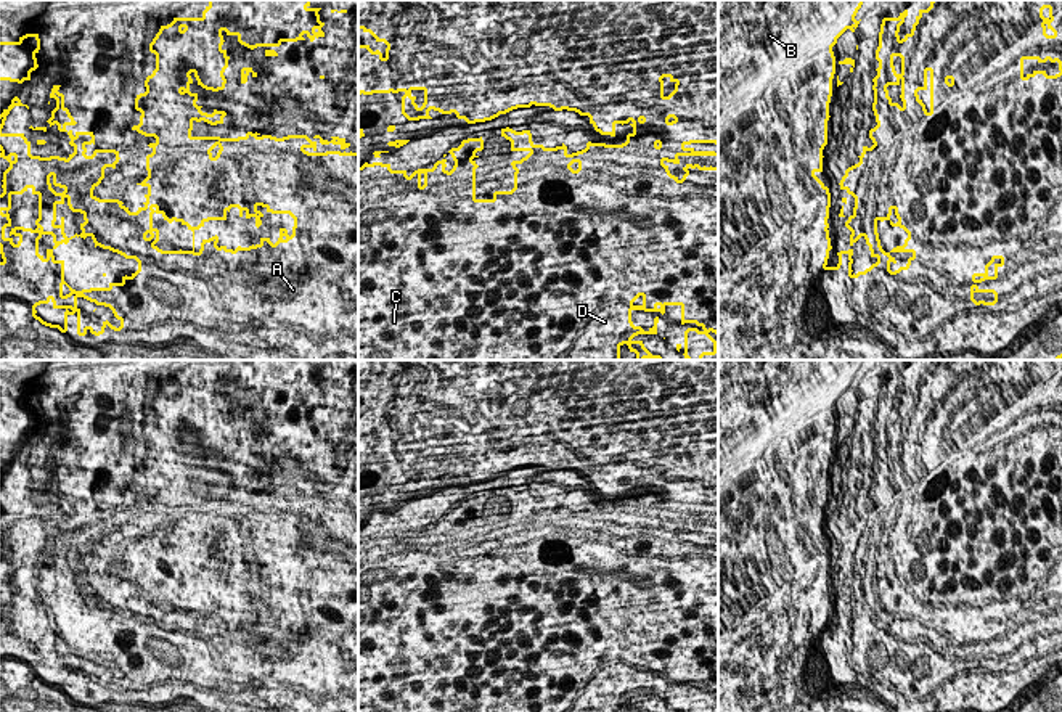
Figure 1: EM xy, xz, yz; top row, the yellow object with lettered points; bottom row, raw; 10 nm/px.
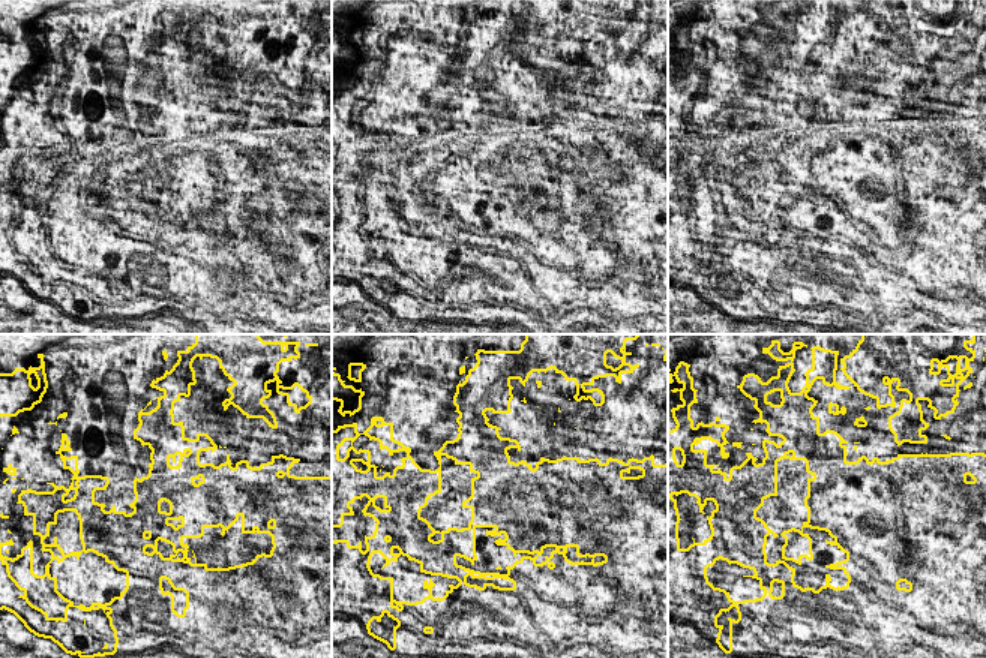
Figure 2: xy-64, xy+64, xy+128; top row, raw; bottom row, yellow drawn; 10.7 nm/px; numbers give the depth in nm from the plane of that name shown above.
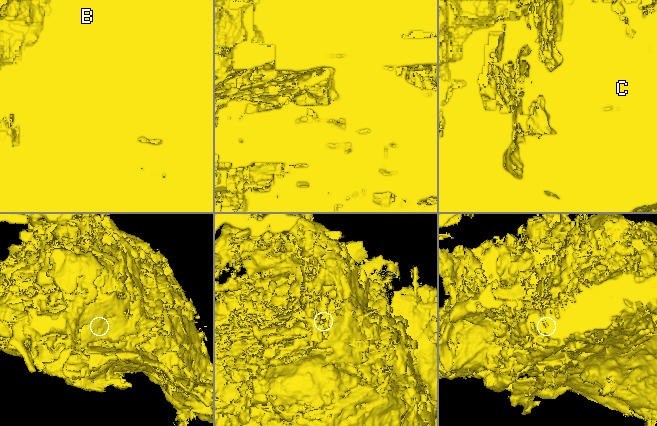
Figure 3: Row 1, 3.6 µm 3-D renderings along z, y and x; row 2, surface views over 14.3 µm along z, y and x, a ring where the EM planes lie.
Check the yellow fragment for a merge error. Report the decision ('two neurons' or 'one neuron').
two neurons

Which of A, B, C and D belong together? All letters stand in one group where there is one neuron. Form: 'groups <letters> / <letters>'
groups A C D / B

